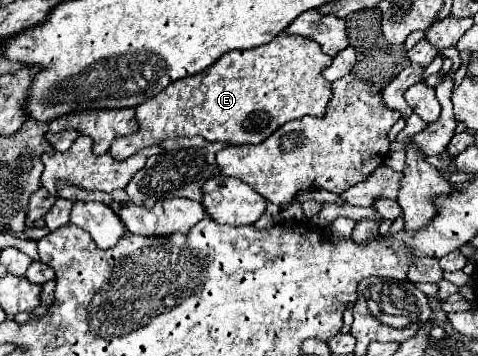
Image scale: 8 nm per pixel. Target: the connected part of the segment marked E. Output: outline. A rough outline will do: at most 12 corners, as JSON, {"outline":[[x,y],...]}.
{"outline":[[281,32],[135,108],[113,160],[167,138],[259,144],[323,116],[331,56]]}

